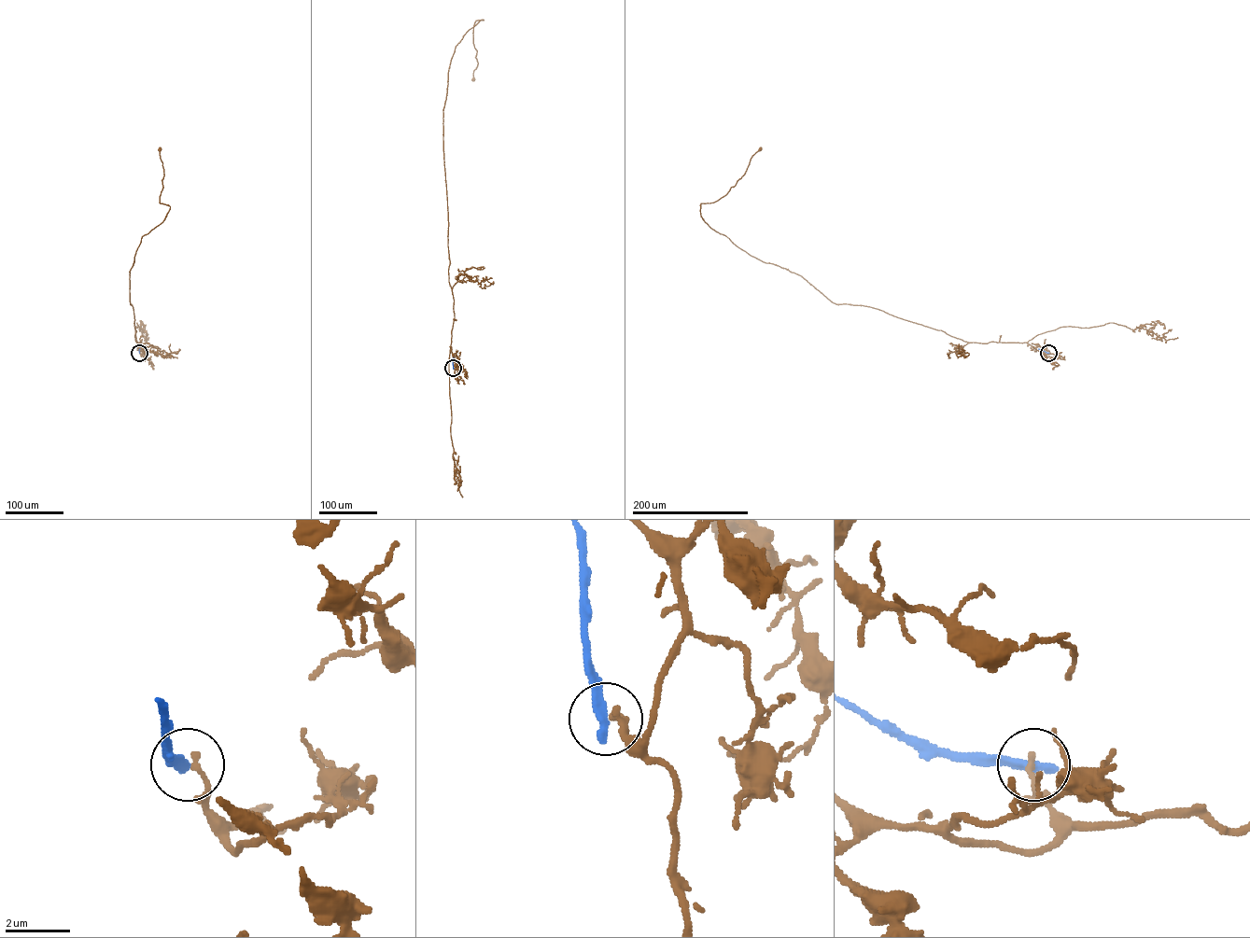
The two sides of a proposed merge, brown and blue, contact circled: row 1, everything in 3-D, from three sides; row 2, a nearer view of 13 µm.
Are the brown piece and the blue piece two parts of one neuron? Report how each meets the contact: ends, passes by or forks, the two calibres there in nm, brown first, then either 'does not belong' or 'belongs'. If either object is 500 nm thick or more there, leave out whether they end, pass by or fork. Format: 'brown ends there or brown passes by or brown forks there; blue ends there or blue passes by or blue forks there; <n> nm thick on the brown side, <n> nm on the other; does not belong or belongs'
brown ends there; blue ends there; 170 nm thick on the brown side, 360 nm on the other; does not belong

